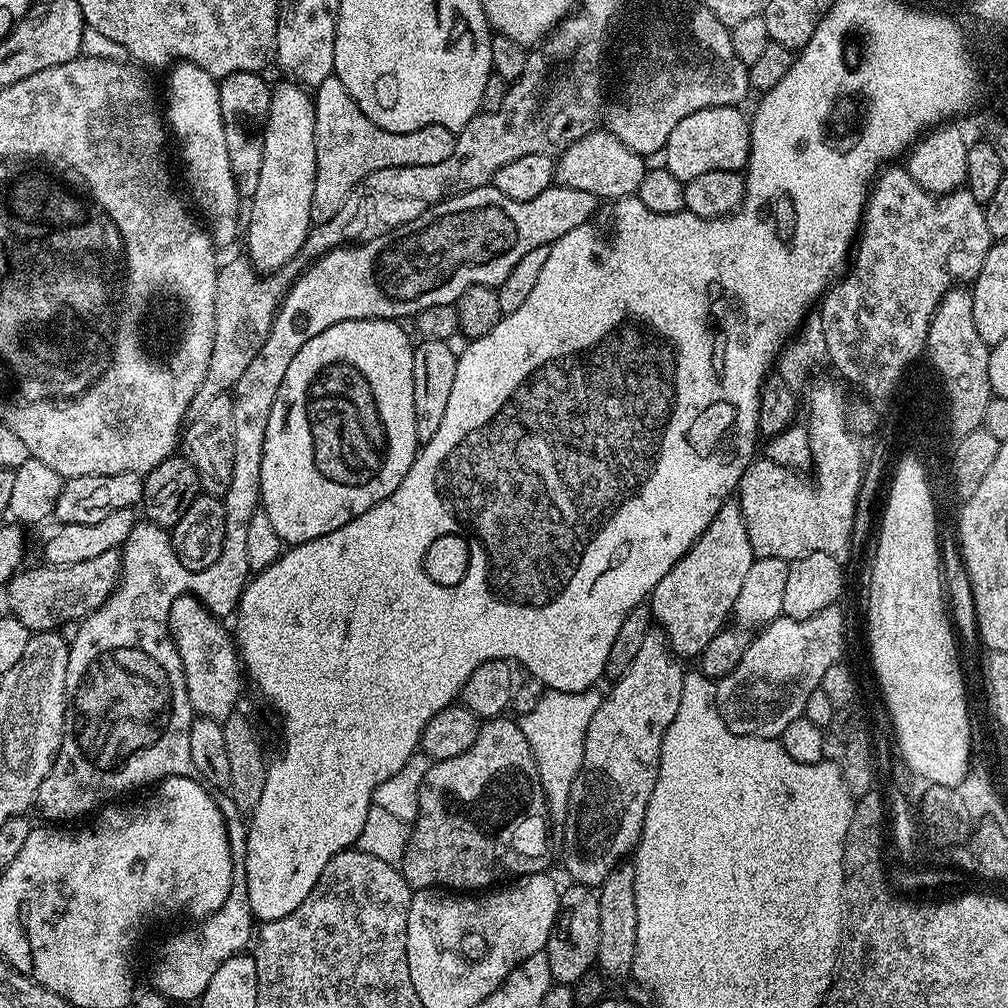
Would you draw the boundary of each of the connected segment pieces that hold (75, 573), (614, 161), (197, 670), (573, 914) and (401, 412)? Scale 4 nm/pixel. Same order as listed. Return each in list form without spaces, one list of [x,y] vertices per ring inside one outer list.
[[[115,548],[106,550],[106,554],[98,554],[98,558],[74,562],[70,566],[44,562],[41,568],[17,571],[6,585],[7,611],[27,628],[31,624],[48,624],[53,630],[60,630],[63,624],[75,625],[91,612],[97,612],[120,583],[120,553],[121,549]]]
[[[593,130],[560,153],[554,164],[554,180],[561,188],[586,190],[586,194],[594,194],[603,199],[605,196],[605,201],[611,202],[635,194],[645,171],[645,157],[630,150],[630,146],[618,142],[612,132]]]
[[[191,594],[176,596],[172,599],[170,614],[168,615],[168,632],[172,635],[174,646],[178,650],[178,658],[182,662],[182,670],[186,678],[188,701],[192,703],[192,711],[196,716],[205,716],[211,720],[223,722],[230,718],[232,712],[237,711],[240,700],[240,676],[242,680],[242,665],[231,631],[224,629],[219,615],[209,610],[197,596]]]
[[[575,882],[569,883],[569,888],[566,887],[560,893],[560,905],[558,906],[558,914],[556,915],[556,921],[552,927],[552,933],[548,939],[547,953],[548,961],[550,962],[550,974],[552,975],[553,981],[557,984],[570,984],[575,985],[576,981],[584,979],[585,976],[589,975],[593,971],[594,965],[596,964],[596,955],[598,954],[598,895],[589,885],[577,884]]]
[[[343,320],[318,334],[318,338],[310,338],[298,354],[294,354],[294,362],[286,366],[286,378],[278,386],[278,394],[274,398],[274,406],[270,406],[270,422],[266,422],[266,442],[262,446],[262,482],[260,483],[260,503],[267,518],[270,518],[274,531],[285,545],[305,544],[314,538],[322,538],[322,534],[330,534],[346,522],[358,518],[358,514],[366,514],[378,502],[390,498],[394,490],[406,478],[410,466],[416,461],[418,441],[414,430],[414,370],[412,369],[413,341],[408,341],[406,333],[395,320]]]

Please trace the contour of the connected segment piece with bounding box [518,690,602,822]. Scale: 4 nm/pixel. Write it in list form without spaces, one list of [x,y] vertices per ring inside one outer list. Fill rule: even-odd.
[[[548,690],[538,698],[534,710],[519,717],[518,723],[522,734],[526,734],[526,742],[530,742],[530,750],[536,759],[544,800],[548,804],[553,821],[563,821],[565,814],[568,813],[570,790],[582,766],[582,754],[586,746],[586,726],[590,726],[590,718],[594,718],[602,699],[601,693],[598,693],[596,690],[587,692]]]

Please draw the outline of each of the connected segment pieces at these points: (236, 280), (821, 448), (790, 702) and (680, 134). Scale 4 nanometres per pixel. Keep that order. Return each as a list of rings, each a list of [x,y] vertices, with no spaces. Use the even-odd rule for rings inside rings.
[[[247,259],[232,260],[229,264],[221,263],[216,273],[216,305],[214,306],[214,342],[210,354],[210,366],[206,378],[196,395],[188,401],[186,413],[188,420],[198,418],[202,410],[213,398],[223,392],[231,393],[239,380],[244,379],[246,366],[262,348],[266,334],[276,317],[276,310],[284,299],[285,292],[292,286],[292,281],[300,275],[299,263],[285,264],[279,272],[257,274]]]
[[[832,444],[812,445],[816,481],[803,480],[799,471],[778,466],[767,458],[753,459],[744,469],[738,489],[738,503],[750,534],[755,559],[800,560],[806,554],[840,551],[849,547],[855,526],[856,500],[863,482],[866,460],[847,456]]]
[[[833,606],[805,620],[781,614],[749,639],[738,666],[720,677],[716,686],[716,701],[729,730],[775,740],[784,735],[790,722],[803,717],[806,698],[820,687],[822,674],[843,657],[846,616],[838,609]]]
[[[714,106],[698,110],[690,114],[690,118],[682,118],[682,122],[674,126],[674,134],[670,134],[664,147],[663,167],[668,168],[674,178],[685,182],[710,170],[740,172],[747,169],[752,125],[749,117],[743,116],[740,110],[736,106]]]

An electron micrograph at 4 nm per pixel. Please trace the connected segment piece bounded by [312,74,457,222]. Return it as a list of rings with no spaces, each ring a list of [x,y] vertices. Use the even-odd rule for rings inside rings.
[[[335,74],[314,89],[314,154],[316,177],[312,198],[312,218],[319,222],[334,218],[342,202],[362,178],[383,168],[430,166],[442,162],[454,150],[457,133],[446,126],[422,126],[422,130],[391,132],[382,130],[362,114],[358,102],[350,98],[346,86]]]

